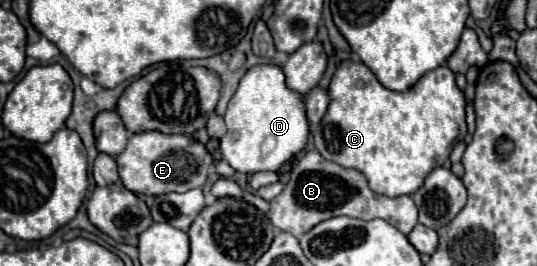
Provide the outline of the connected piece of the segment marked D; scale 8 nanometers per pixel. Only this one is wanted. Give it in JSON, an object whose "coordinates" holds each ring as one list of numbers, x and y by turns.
{"coordinates":[[256,65,242,77,238,91,228,103,224,121,228,131,220,139,220,151,238,173,278,171,308,141,308,119,302,107,302,95,286,87,284,73,278,65]]}

